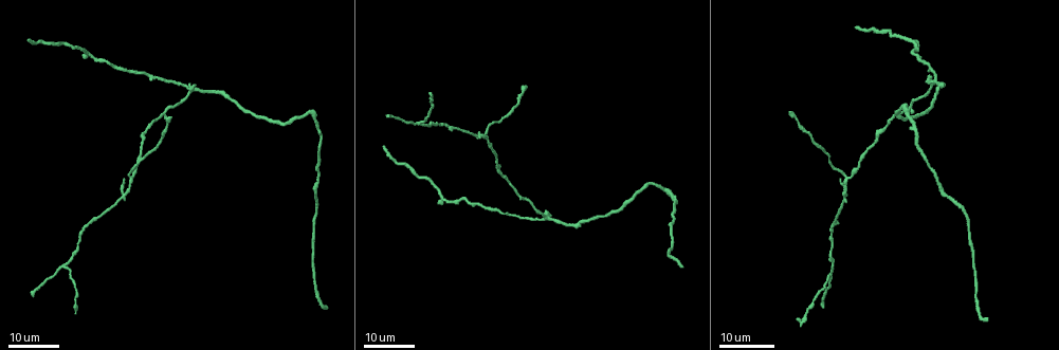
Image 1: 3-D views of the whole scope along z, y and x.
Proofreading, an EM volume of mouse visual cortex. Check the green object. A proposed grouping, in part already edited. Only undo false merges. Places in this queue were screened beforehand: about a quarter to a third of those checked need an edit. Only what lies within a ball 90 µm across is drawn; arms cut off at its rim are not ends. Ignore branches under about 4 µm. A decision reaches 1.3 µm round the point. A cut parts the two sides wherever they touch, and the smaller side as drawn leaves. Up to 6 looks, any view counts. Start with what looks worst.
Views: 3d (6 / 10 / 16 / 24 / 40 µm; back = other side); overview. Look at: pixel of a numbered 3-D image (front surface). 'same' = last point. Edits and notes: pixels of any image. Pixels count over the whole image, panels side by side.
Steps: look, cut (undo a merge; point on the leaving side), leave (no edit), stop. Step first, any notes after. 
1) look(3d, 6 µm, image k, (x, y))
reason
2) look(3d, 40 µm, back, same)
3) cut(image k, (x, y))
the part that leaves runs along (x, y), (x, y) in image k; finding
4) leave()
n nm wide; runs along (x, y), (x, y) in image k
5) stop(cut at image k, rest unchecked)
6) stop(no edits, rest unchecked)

look(3d, 16 µm, image 1, (845, 197))
looks like a crossing

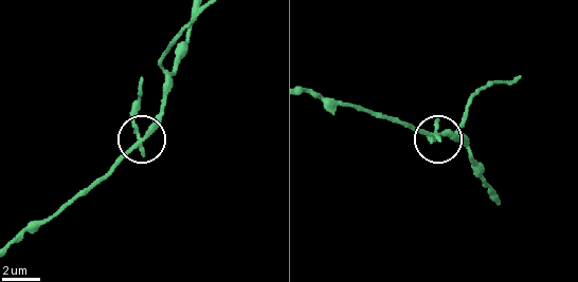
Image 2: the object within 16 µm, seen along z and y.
look(3d, 10 µm, image 2, (136, 138))
closer look

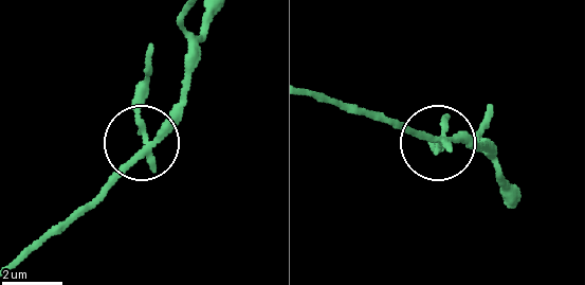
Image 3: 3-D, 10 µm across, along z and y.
cut(image 3, (140, 104))
the part that leaves runs along (149, 145), (141, 118), (149, 45) in image 3; a second neuron is stuck on

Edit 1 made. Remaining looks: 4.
look(overview)

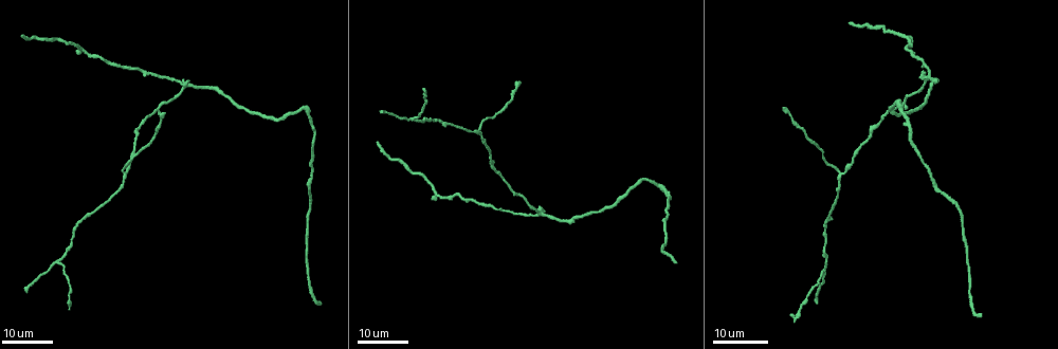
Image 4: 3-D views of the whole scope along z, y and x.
look(3d, 16 µm, image 4, (539, 215))
looks like a crossing

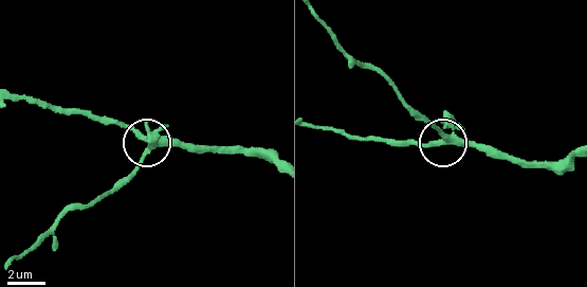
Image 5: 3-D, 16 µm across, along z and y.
look(3d, 10 µm, image 5, (445, 141))

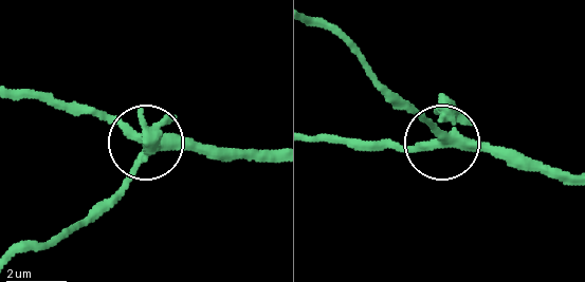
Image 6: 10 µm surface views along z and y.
leave()
4 arms; one neuron here

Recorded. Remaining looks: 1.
stop(cut at image 3, rest unchecked)

